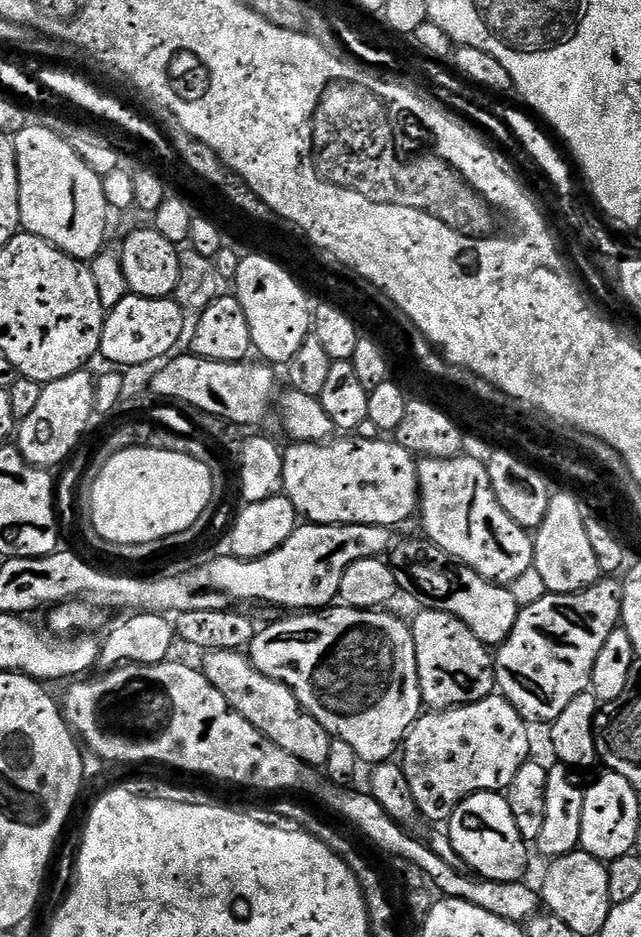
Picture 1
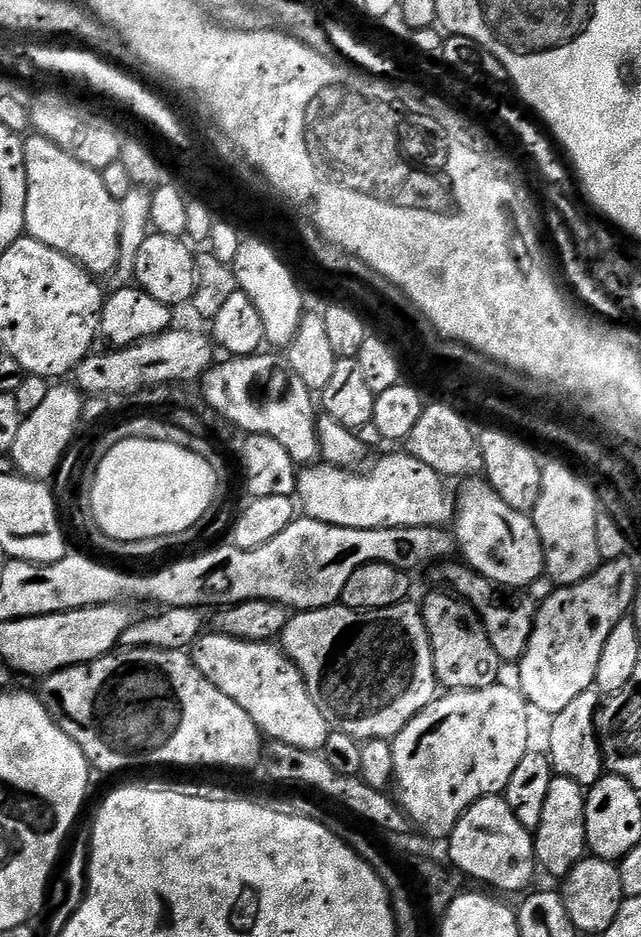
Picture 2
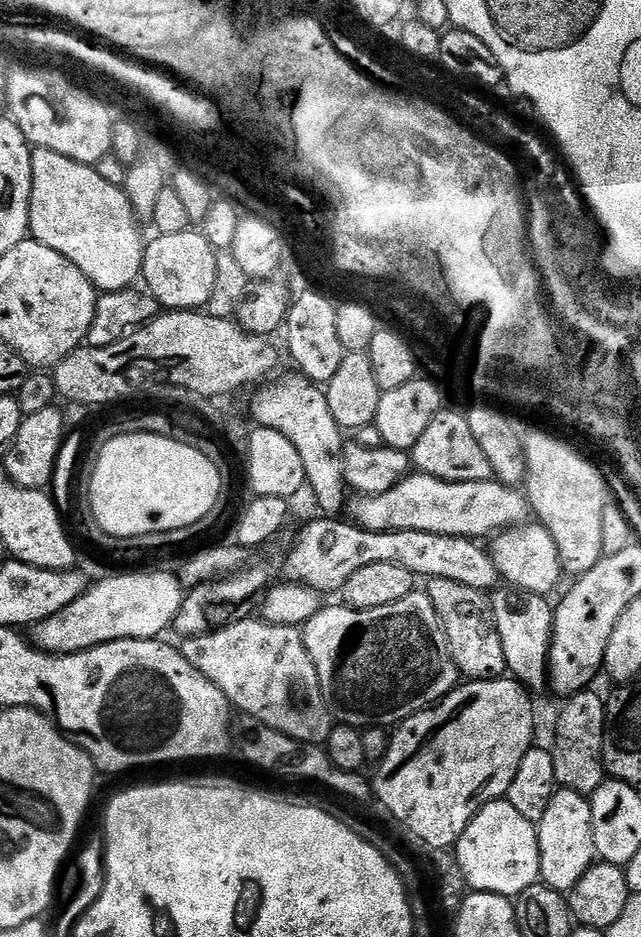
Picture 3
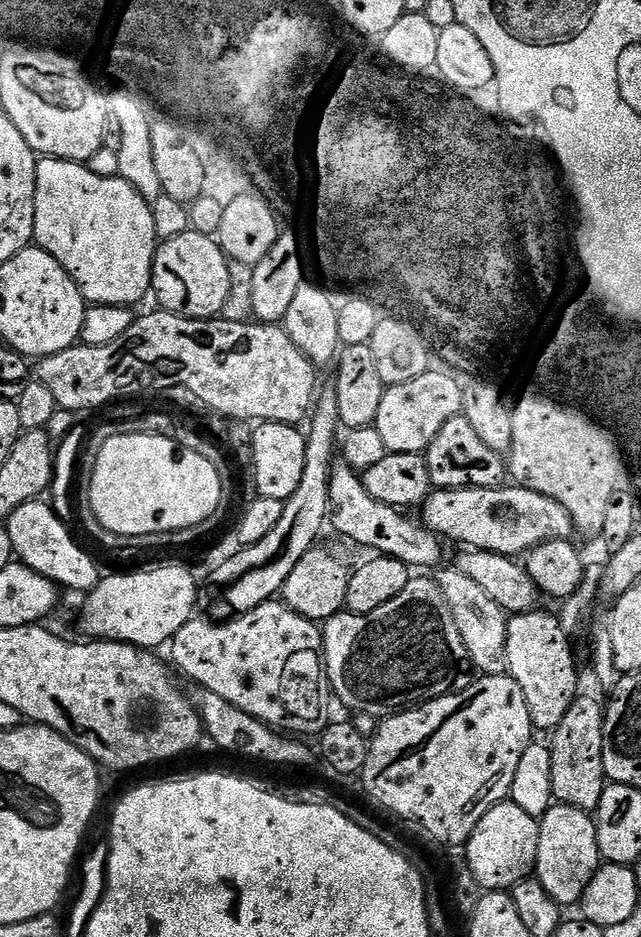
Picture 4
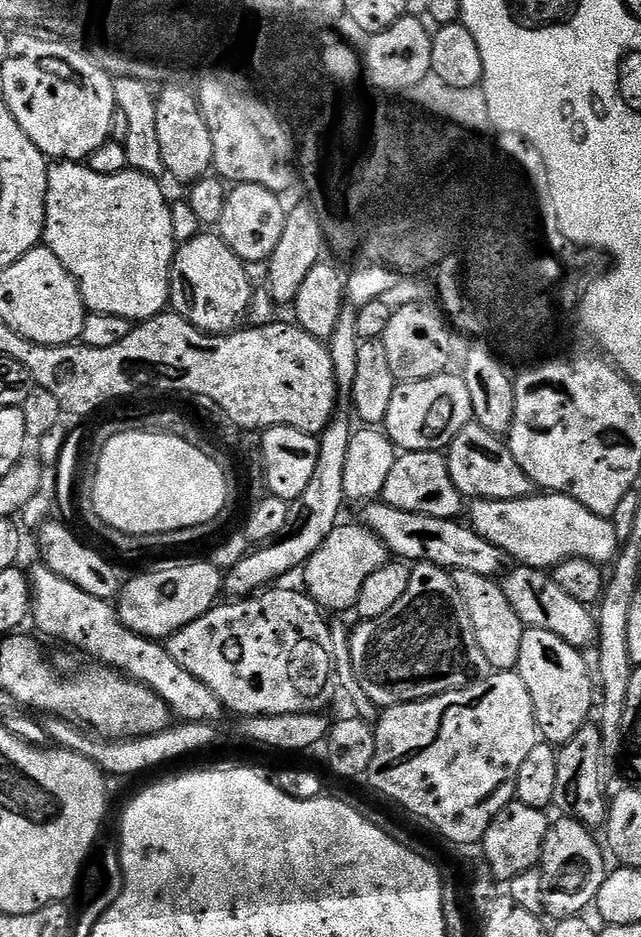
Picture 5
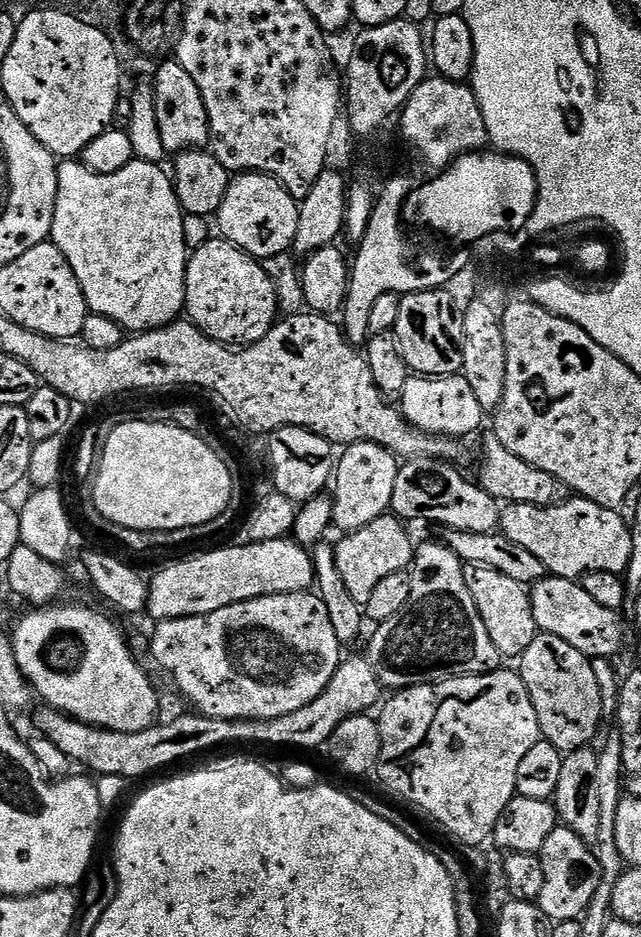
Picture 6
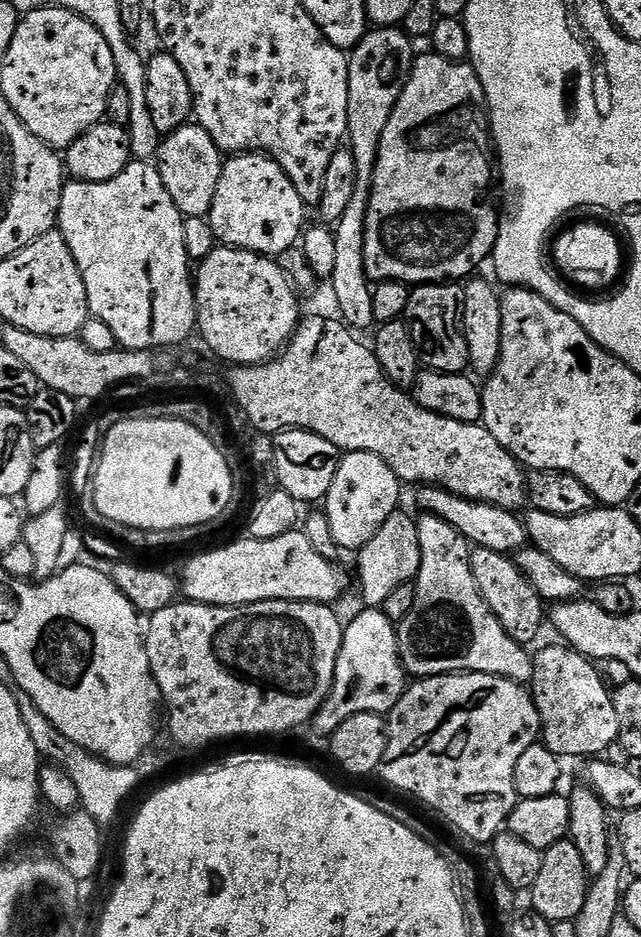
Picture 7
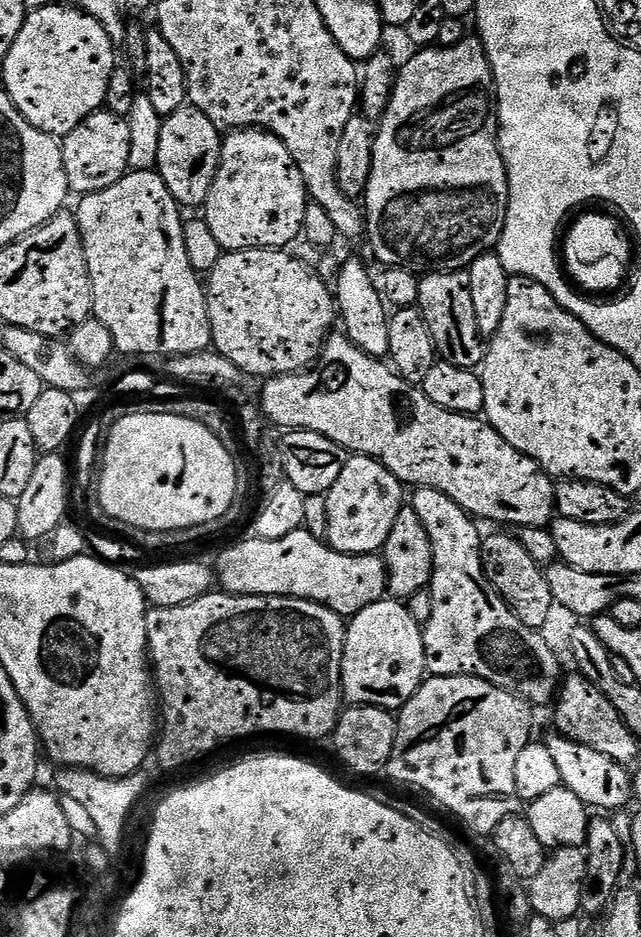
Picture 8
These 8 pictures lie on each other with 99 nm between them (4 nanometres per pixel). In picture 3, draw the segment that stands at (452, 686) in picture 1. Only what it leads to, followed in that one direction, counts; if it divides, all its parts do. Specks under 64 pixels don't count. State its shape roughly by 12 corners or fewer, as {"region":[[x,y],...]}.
{"region":[[431,578],[452,661],[468,680],[501,679],[508,663],[489,597]]}

